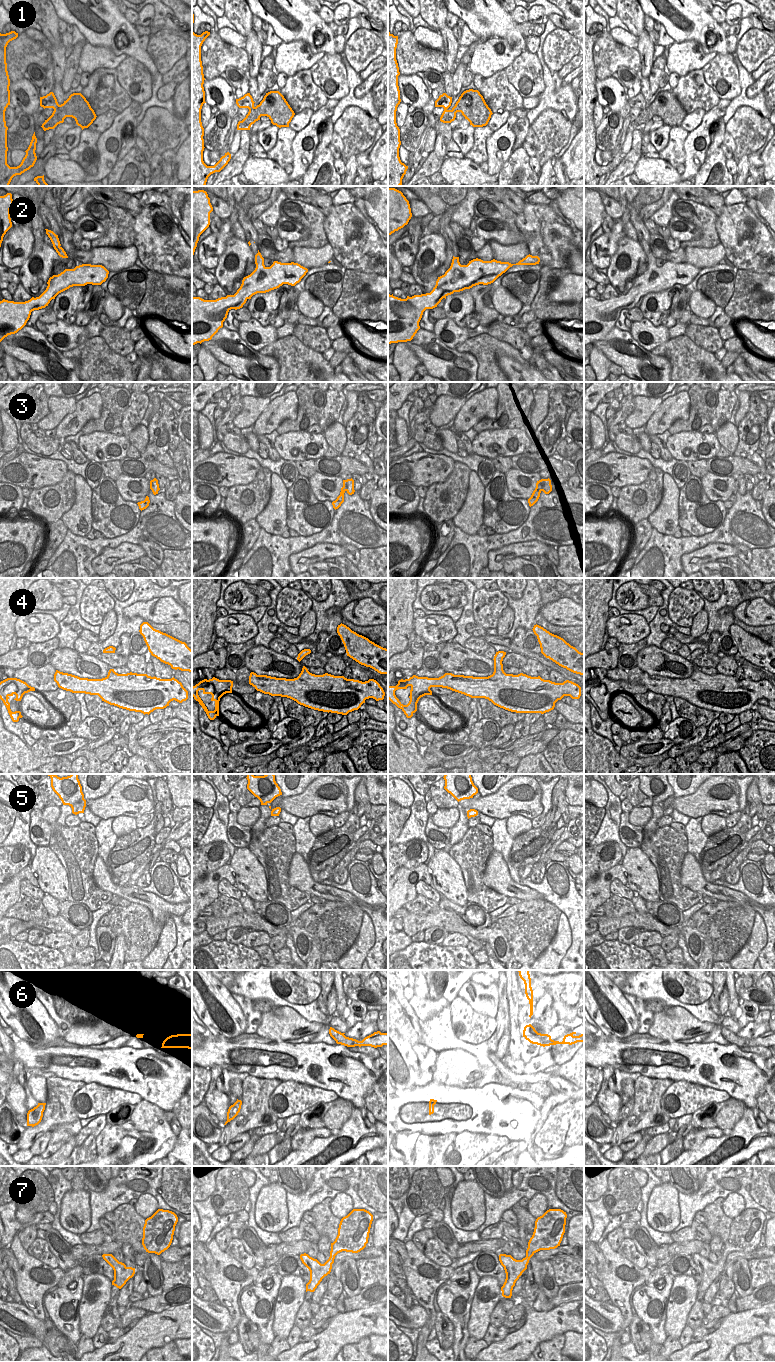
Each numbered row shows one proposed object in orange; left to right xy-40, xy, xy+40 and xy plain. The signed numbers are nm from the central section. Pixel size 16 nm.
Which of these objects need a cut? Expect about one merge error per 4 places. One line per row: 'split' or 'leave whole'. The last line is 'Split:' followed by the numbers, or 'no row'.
1: leave whole
2: leave whole
3: split
4: leave whole
5: leave whole
6: split
7: leave whole
Split: 3, 6

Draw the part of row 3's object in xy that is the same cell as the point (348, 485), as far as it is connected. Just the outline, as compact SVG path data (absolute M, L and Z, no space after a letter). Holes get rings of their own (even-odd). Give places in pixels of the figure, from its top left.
M347 479L347 480L343 480L343 487L341 488L341 492L340 495L337 497L336 500L338 500L339 502L342 502L344 500L344 493L347 492L349 495L354 494L355 490L354 490L354 480L351 479Z

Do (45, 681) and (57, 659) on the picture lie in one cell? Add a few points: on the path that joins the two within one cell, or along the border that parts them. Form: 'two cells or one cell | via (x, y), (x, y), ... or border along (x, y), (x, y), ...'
two cells | border along (49, 663), (55, 670)

